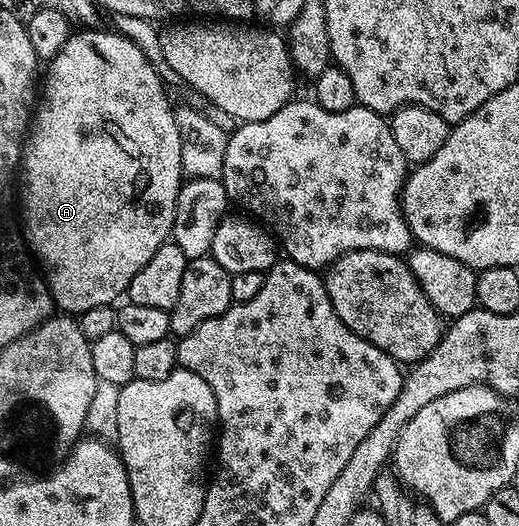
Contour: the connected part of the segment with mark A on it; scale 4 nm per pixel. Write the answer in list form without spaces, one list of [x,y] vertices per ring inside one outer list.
[[[82,28],[79,32],[71,33],[70,39],[64,44],[64,48],[60,48],[60,52],[56,57],[49,59],[47,68],[44,70],[44,81],[40,86],[40,101],[37,103],[36,109],[32,114],[32,121],[28,127],[28,133],[24,139],[22,148],[22,160],[20,163],[20,178],[26,183],[21,183],[20,190],[26,195],[20,198],[20,225],[24,231],[26,245],[32,251],[33,257],[40,263],[41,269],[44,271],[46,285],[50,287],[50,294],[54,297],[54,305],[59,311],[65,312],[70,316],[80,316],[84,312],[88,312],[88,308],[100,308],[101,306],[114,306],[125,295],[128,284],[132,280],[132,276],[136,276],[136,272],[140,272],[140,268],[144,268],[144,264],[148,264],[148,260],[152,260],[156,248],[160,248],[171,237],[174,229],[174,213],[176,212],[176,200],[178,192],[182,189],[184,175],[182,173],[182,165],[180,164],[181,152],[181,134],[178,131],[176,120],[174,119],[175,107],[170,106],[170,98],[166,95],[166,90],[162,87],[162,78],[158,75],[159,71],[144,56],[144,52],[140,52],[140,48],[136,48],[136,44],[131,38],[125,38],[122,34],[115,34],[113,29],[106,30],[86,30],[90,28]]]

